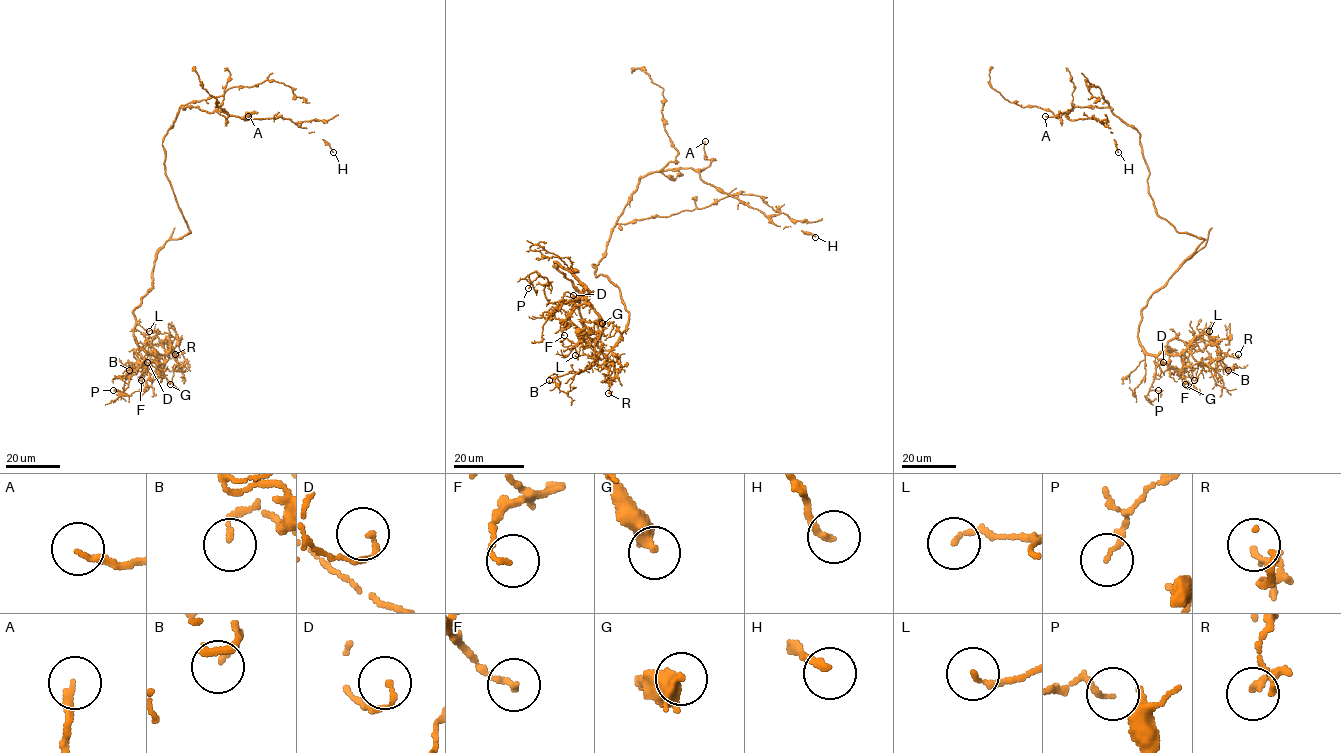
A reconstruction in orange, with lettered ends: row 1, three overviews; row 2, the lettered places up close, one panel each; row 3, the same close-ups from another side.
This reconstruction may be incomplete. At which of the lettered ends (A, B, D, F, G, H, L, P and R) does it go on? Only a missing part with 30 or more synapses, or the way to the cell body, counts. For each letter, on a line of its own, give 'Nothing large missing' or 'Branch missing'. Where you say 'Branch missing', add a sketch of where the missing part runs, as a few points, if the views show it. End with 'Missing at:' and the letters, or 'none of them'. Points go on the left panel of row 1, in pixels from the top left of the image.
A: Nothing large missing
B: Nothing large missing
D: Nothing large missing
F: Nothing large missing
G: Nothing large missing
H: Nothing large missing
L: Nothing large missing
P: Nothing large missing
R: Nothing large missing
Missing at: none of them

